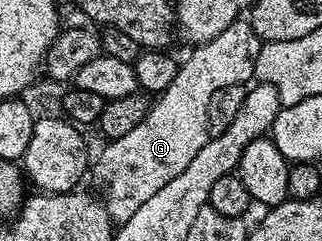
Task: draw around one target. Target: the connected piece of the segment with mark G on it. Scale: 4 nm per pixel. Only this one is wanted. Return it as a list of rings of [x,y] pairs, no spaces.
[[[246,20],[232,22],[214,40],[203,42],[186,60],[177,67],[174,81],[164,94],[149,107],[148,114],[135,125],[125,136],[111,139],[92,164],[92,172],[102,182],[106,190],[104,197],[105,210],[109,218],[120,225],[138,212],[170,180],[184,172],[194,157],[208,143],[208,105],[214,92],[221,88],[245,85],[254,77],[254,66],[257,64],[258,52],[261,48],[260,38],[252,30],[251,23]]]

